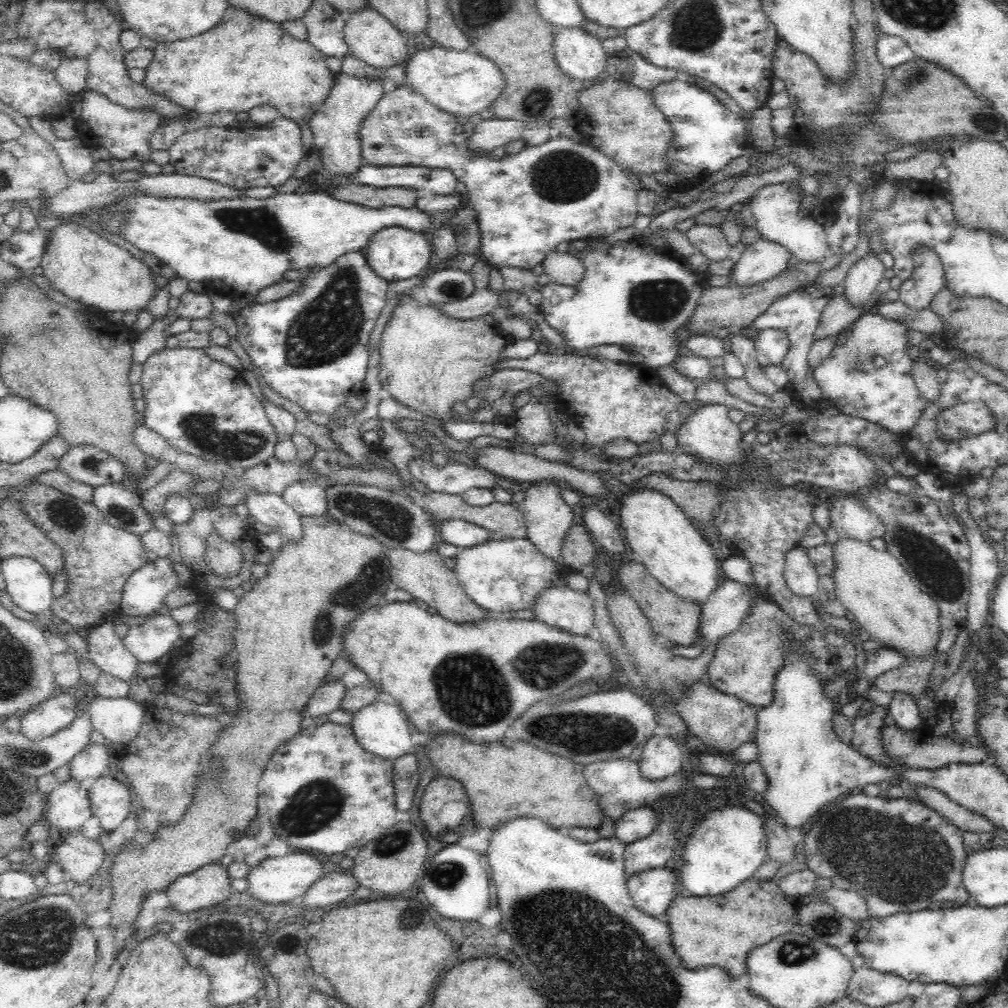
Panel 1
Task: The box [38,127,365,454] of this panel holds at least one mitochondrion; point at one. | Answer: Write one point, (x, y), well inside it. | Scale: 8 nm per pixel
(258, 223)

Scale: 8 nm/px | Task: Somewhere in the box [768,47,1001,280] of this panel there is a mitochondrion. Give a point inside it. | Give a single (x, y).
(917, 77)

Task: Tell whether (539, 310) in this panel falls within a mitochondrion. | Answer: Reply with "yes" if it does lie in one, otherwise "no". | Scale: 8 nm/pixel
no

